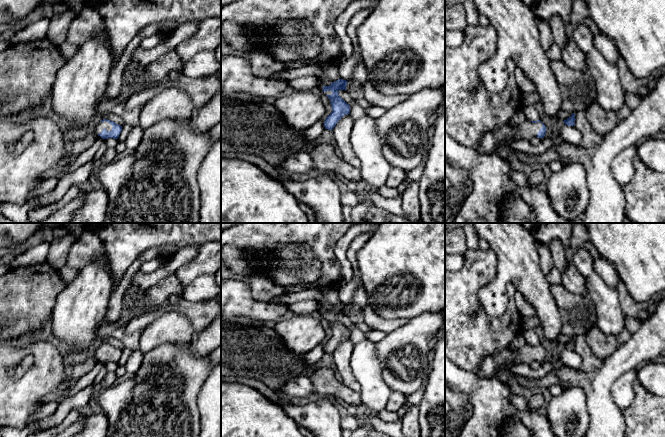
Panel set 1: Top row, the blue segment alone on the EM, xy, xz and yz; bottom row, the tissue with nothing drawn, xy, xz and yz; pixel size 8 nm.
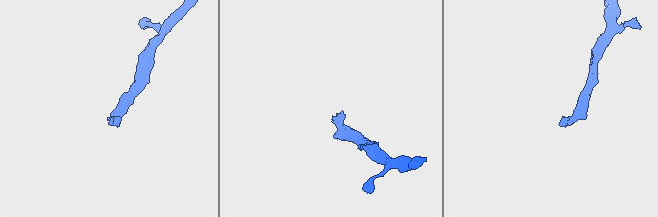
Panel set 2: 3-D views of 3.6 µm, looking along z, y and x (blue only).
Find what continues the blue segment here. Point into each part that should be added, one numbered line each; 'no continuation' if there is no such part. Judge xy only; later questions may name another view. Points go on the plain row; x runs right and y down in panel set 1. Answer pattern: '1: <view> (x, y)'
1: xy (100, 350)

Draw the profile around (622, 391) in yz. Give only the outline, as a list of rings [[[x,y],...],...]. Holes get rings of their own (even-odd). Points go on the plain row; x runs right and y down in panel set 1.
[[[632,369],[621,375],[611,387],[611,395],[619,409],[628,408],[634,399],[634,382],[637,370]]]

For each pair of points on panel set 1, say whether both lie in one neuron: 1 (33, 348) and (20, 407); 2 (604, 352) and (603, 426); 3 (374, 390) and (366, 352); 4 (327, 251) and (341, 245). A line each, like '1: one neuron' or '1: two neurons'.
1: one neuron
2: two neurons
3: one neuron
4: two neurons

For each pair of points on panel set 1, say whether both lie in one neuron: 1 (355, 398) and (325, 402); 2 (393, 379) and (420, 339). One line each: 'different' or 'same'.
1: different
2: same

